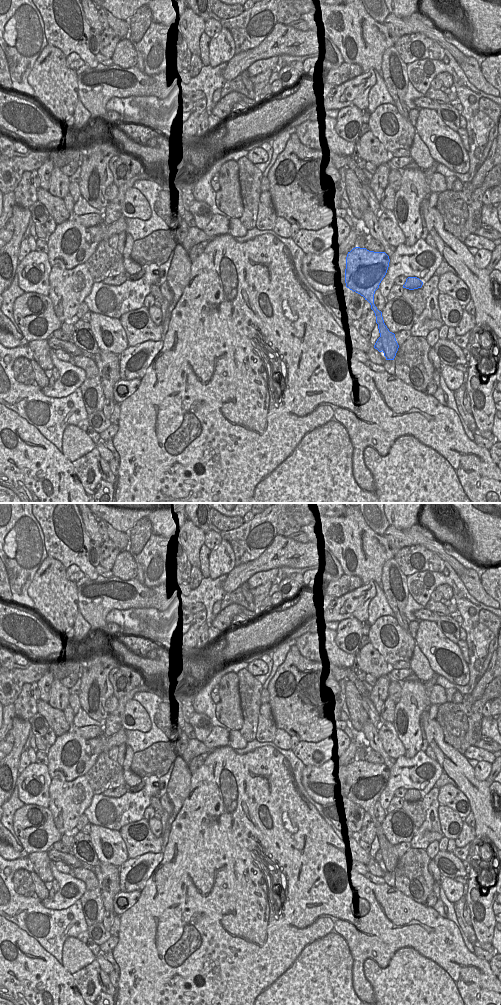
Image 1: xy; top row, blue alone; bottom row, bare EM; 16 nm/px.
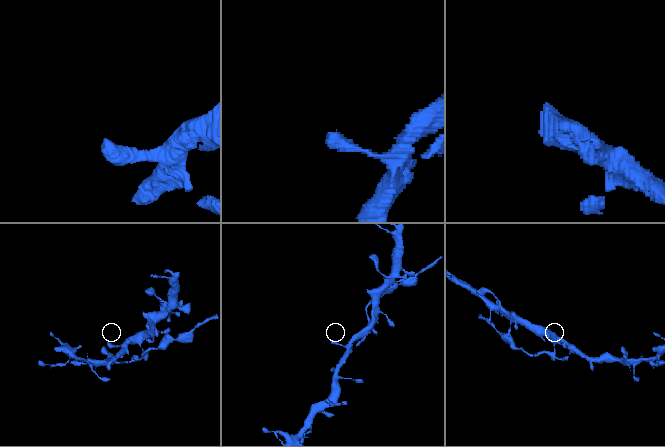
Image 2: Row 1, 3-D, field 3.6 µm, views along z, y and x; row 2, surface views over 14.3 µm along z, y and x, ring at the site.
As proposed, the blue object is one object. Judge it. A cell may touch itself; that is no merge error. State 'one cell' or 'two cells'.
two cells

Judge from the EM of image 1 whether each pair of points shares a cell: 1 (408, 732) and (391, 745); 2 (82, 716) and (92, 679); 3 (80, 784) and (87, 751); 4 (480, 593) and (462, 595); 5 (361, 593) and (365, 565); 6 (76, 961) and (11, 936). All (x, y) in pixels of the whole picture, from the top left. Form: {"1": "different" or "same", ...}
{"1": "different", "2": "different", "3": "different", "4": "different", "5": "different", "6": "different"}

